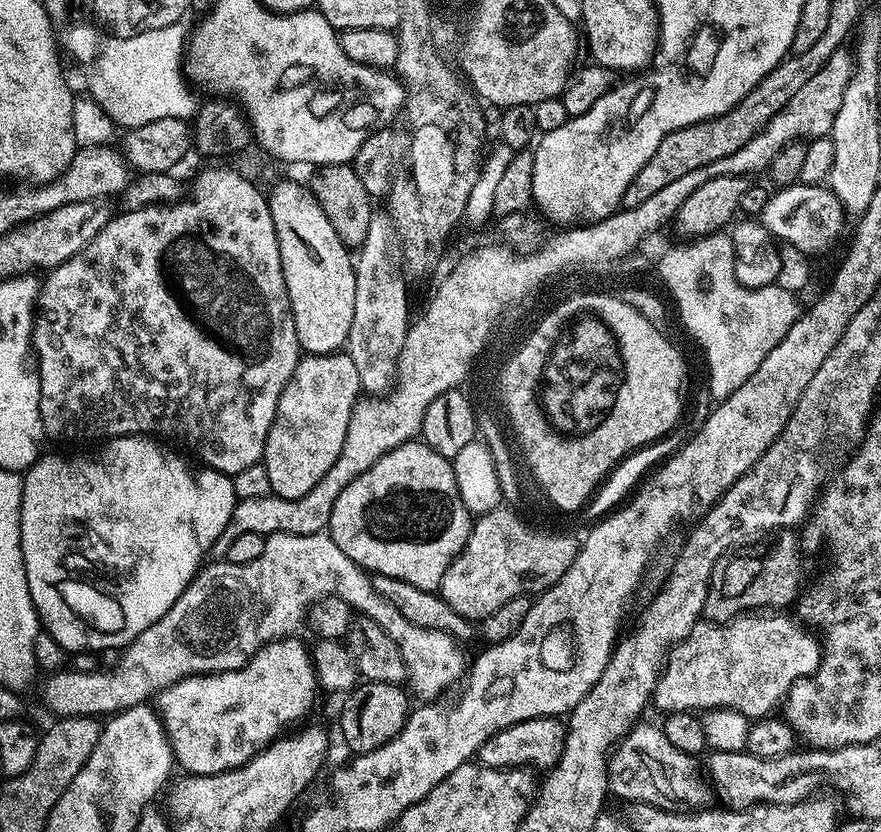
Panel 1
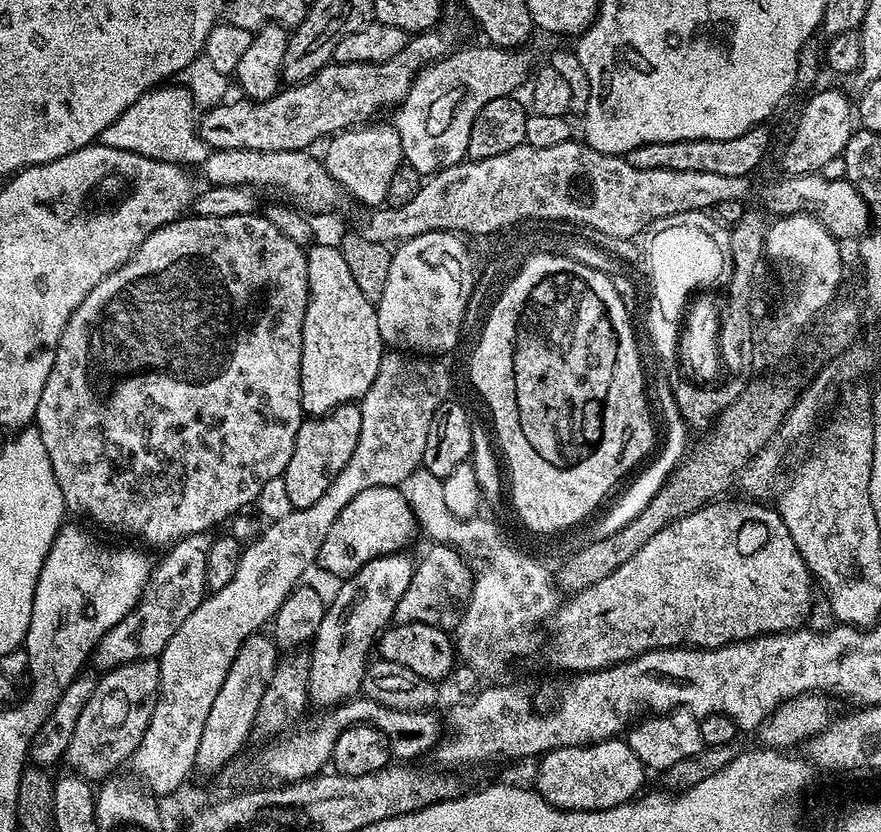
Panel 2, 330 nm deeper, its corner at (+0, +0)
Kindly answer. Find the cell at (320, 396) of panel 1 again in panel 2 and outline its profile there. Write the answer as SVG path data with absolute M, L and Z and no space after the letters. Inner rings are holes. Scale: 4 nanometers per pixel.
M356 402L339 404L323 416L305 419L300 425L294 454L290 456L290 462L283 474L293 509L314 506L326 494L326 490L330 490L346 462L350 462L350 456L354 454L361 434L362 414L360 405Z

